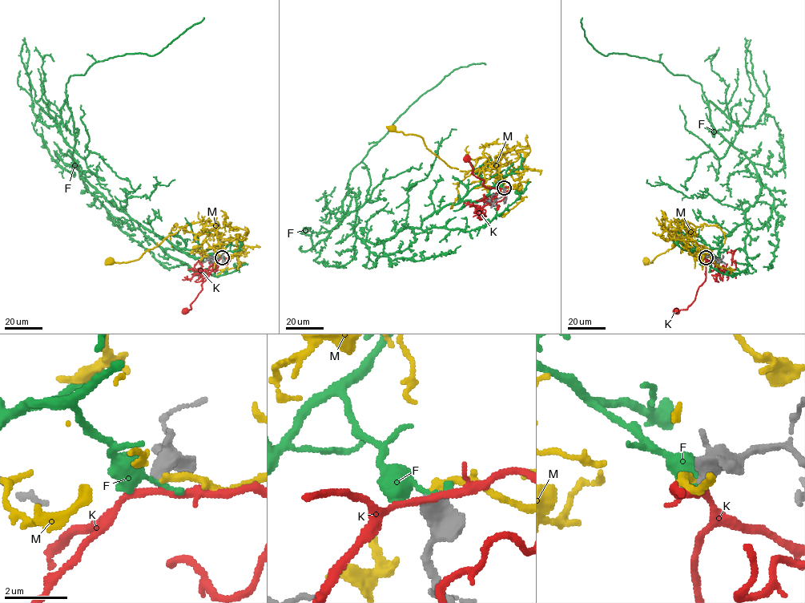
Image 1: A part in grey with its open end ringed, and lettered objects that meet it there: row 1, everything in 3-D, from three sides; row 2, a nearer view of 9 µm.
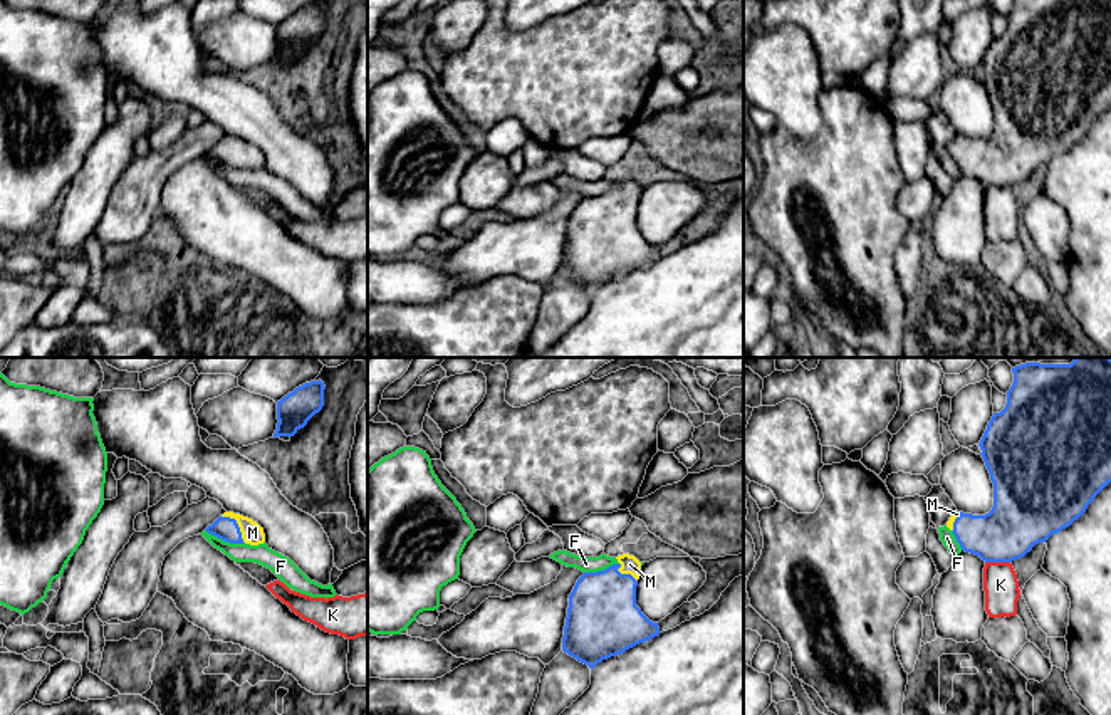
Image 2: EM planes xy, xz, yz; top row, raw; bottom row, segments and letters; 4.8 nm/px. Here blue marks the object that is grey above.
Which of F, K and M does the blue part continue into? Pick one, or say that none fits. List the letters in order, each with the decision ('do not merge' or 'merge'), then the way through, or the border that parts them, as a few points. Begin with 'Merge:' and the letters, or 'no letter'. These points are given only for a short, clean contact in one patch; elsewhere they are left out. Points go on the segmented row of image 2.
Merge: M
F: do not merge; border along xy (205, 529), (225, 541), (244, 544)
K: do not merge; border along yz (985, 561), (1009, 563)
M: merge; runs through xy (227, 529), (237, 524), (244, 531), (252, 532)

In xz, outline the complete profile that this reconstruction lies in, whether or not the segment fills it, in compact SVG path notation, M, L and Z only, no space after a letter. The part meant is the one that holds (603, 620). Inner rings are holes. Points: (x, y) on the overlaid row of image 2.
M629 554L616 559L604 571L584 572L569 594L562 651L591 670L660 634L636 606L641 562Z

